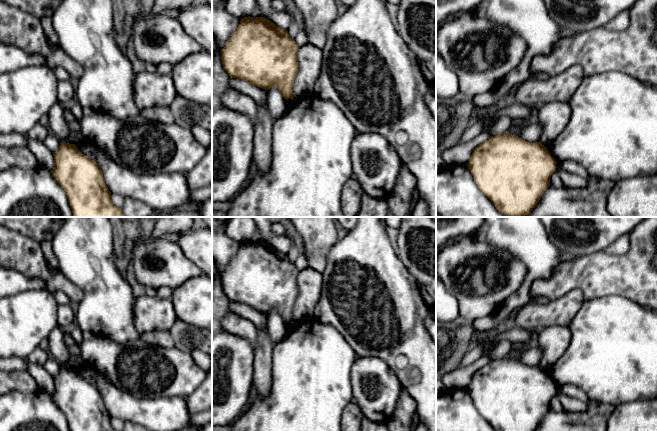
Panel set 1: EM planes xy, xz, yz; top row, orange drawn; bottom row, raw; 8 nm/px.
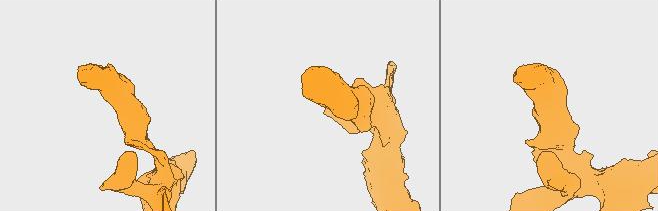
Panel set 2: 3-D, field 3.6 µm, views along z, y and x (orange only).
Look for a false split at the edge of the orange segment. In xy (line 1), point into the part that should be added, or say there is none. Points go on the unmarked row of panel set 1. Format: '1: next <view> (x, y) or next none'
1: next none

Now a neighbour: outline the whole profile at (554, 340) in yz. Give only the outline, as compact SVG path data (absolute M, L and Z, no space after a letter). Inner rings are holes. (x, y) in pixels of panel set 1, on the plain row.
M548 326L539 330L536 337L542 349L539 366L548 371L568 349L571 340L570 327Z

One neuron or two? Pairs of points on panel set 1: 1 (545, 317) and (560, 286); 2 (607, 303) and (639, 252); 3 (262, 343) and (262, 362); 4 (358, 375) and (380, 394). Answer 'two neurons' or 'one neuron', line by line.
1: two neurons
2: two neurons
3: one neuron
4: one neuron

